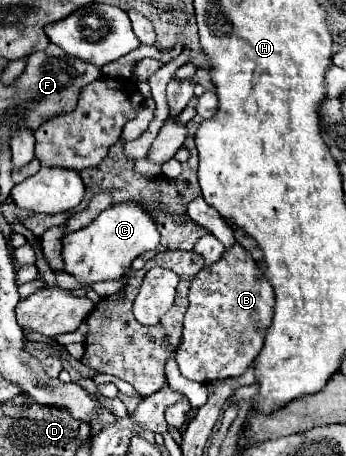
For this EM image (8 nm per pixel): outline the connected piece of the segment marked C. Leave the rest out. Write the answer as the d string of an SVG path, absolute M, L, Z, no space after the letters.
M122 200L108 206L90 226L64 236L64 272L72 274L84 286L92 286L100 280L120 280L124 268L128 268L136 256L146 250L156 250L160 244L158 224L152 218L154 216L150 216L150 212L146 212L146 208L136 200Z

